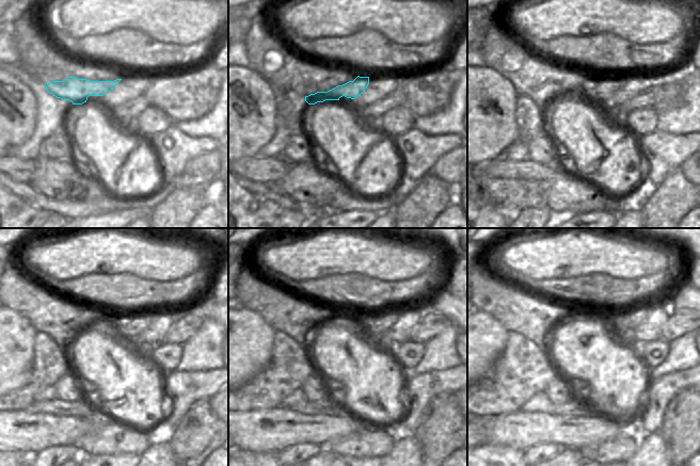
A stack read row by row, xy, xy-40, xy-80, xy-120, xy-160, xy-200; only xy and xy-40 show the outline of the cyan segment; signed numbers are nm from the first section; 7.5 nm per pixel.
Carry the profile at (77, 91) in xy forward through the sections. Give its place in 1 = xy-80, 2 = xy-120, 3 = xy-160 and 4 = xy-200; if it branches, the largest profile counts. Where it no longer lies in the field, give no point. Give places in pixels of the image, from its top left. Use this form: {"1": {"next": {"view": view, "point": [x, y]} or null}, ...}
{"1": {"next": {"view": "xy-80", "point": [598, 86]}}, "2": {"next": {"view": "xy-120", "point": [123, 327]}}, "3": {"next": {"view": "xy-160", "point": [368, 326]}}, "4": {"next": {"view": "xy-200", "point": [616, 325]}}}

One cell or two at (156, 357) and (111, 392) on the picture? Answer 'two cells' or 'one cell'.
two cells

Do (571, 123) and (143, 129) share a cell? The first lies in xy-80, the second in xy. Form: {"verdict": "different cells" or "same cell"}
{"verdict": "different cells"}

